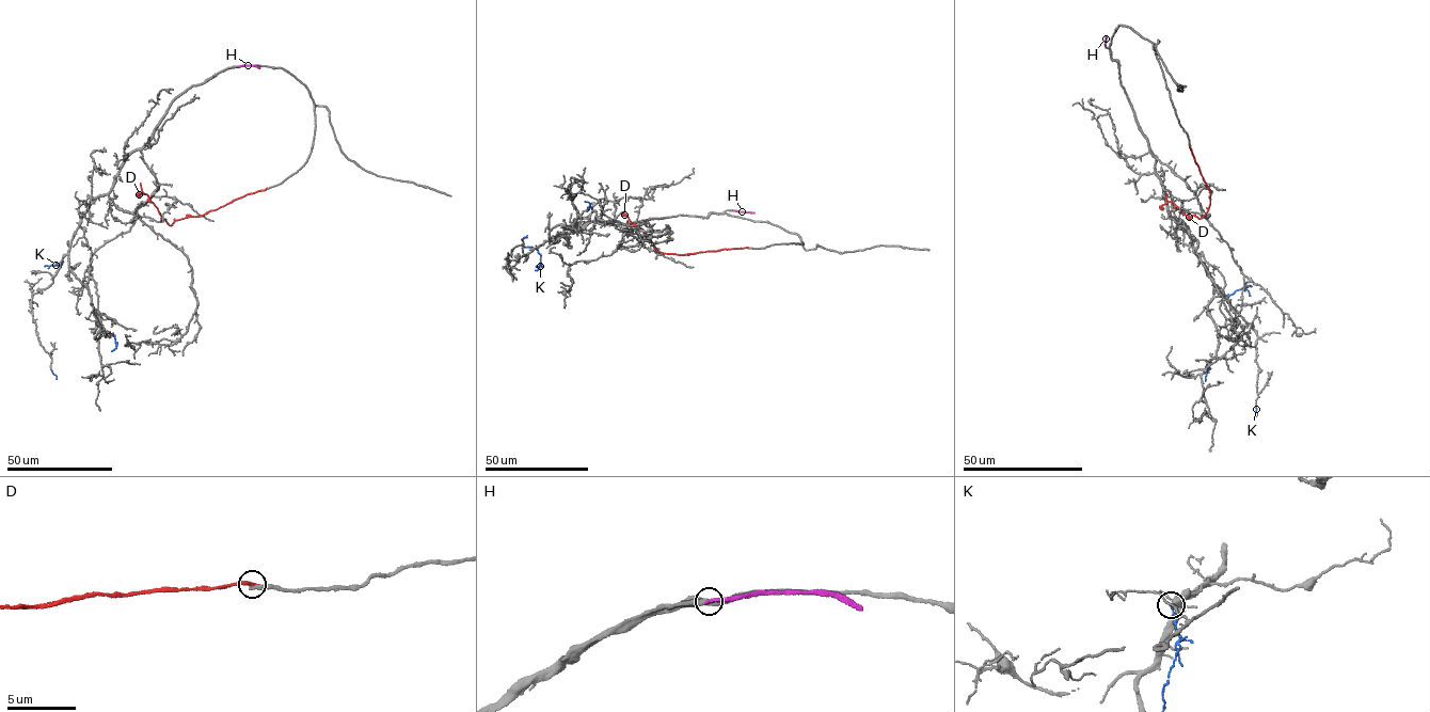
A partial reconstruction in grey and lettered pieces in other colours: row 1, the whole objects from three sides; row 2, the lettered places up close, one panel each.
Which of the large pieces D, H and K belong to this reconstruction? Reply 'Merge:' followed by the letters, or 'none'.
Merge: H

